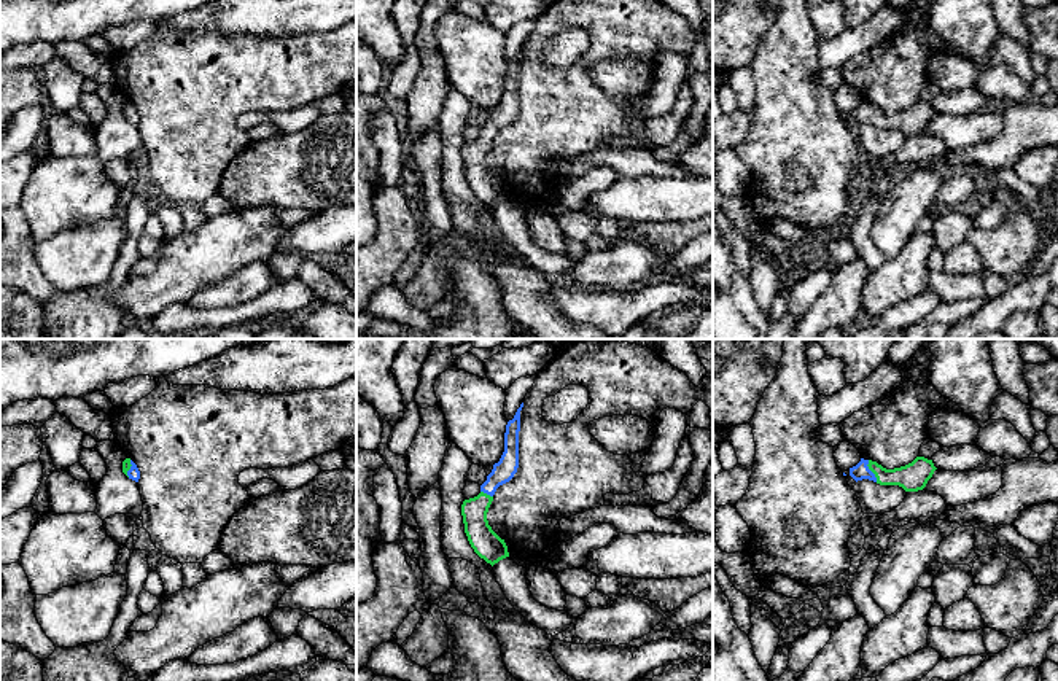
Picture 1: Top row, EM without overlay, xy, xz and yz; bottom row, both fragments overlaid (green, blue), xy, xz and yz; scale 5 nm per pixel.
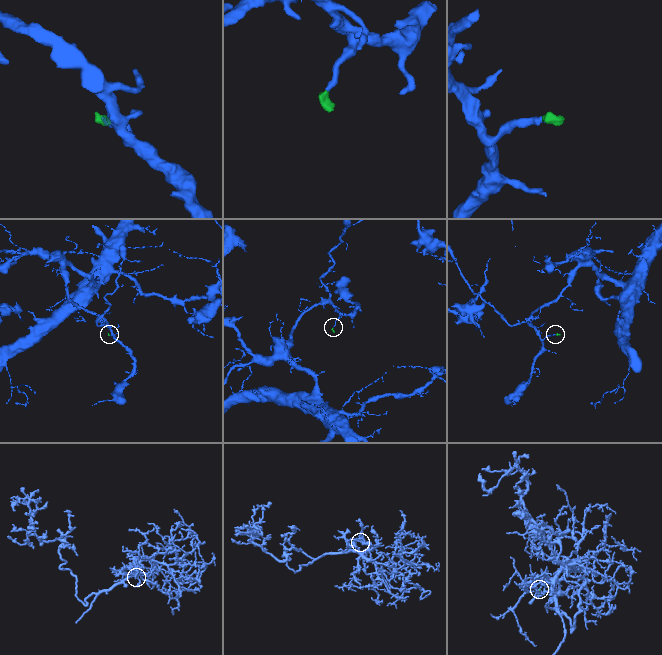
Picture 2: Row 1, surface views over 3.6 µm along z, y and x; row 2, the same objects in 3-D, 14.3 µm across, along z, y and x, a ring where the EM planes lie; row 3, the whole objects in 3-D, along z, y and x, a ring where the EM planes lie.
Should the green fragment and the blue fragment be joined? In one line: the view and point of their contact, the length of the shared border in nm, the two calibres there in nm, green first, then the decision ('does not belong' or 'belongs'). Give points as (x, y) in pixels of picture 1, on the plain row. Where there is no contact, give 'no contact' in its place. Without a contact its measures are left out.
yz (871, 113) | 120 nm | 140/80 nm | belongs

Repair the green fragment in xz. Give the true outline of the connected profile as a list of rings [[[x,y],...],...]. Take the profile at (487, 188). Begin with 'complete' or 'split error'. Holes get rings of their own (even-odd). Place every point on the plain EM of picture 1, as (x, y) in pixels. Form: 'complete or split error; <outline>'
split error; [[[523,46],[517,53],[512,64],[506,68],[504,76],[504,95],[498,107],[493,108],[492,116],[487,119],[487,124],[480,129],[480,137],[474,142],[465,143],[461,148],[461,159],[465,167],[465,177],[474,196],[492,208],[496,226],[501,229],[506,242],[511,245],[515,255],[519,255],[530,267],[544,274],[547,278],[558,278],[571,270],[573,261],[566,255],[549,253],[538,247],[527,228],[527,212],[519,210],[508,196],[504,183],[501,183],[488,169],[487,156],[493,145],[496,132],[509,126],[519,111],[519,75],[520,75],[520,54]]]

